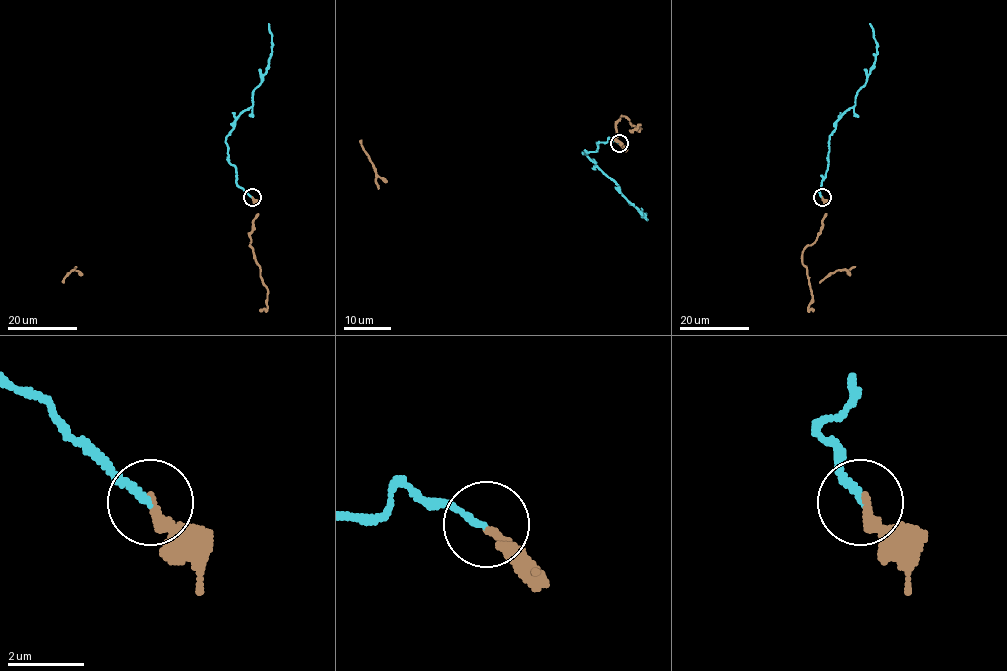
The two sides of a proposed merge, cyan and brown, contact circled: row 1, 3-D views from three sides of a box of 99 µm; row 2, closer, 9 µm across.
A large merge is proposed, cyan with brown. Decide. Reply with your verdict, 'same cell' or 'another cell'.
same cell

